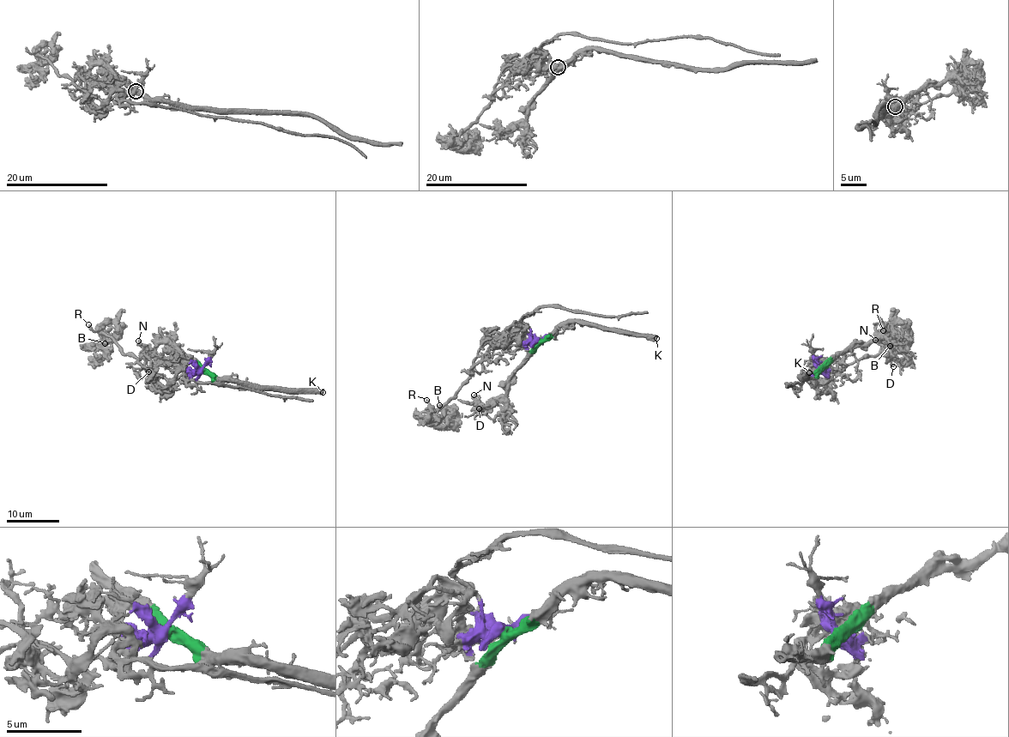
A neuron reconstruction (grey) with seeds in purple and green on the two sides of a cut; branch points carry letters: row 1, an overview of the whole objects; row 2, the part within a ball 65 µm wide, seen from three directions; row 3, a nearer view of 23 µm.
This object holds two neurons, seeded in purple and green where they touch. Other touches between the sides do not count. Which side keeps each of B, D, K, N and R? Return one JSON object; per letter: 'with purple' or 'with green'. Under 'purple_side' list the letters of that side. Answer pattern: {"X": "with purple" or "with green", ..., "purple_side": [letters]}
{"B": "with purple", "D": "with green", "K": "with green", "N": "with green", "R": "with purple", "purple_side": ["B", "R"]}

